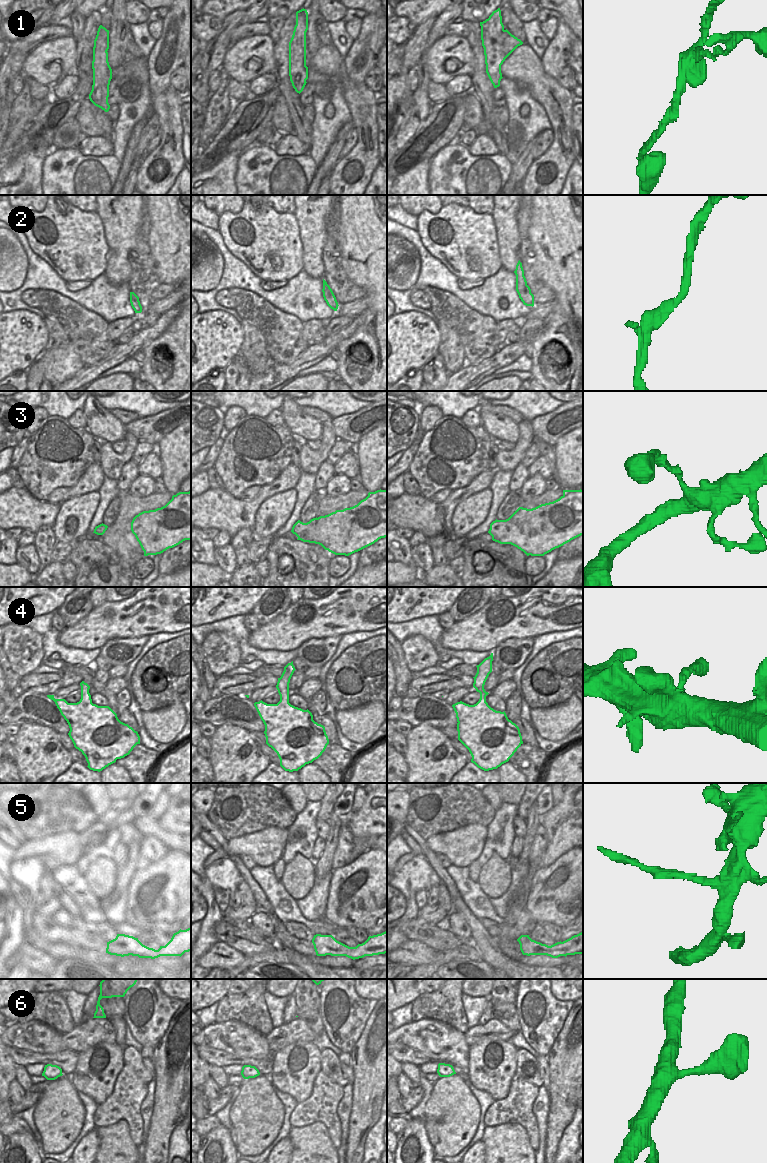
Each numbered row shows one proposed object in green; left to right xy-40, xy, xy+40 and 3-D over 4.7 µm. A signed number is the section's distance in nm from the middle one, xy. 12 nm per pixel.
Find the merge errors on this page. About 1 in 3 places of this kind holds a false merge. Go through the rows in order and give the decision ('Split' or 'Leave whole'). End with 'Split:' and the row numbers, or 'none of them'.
1: Split
2: Leave whole
3: Leave whole
4: Leave whole
5: Split
6: Leave whole
Split: 1, 5.

